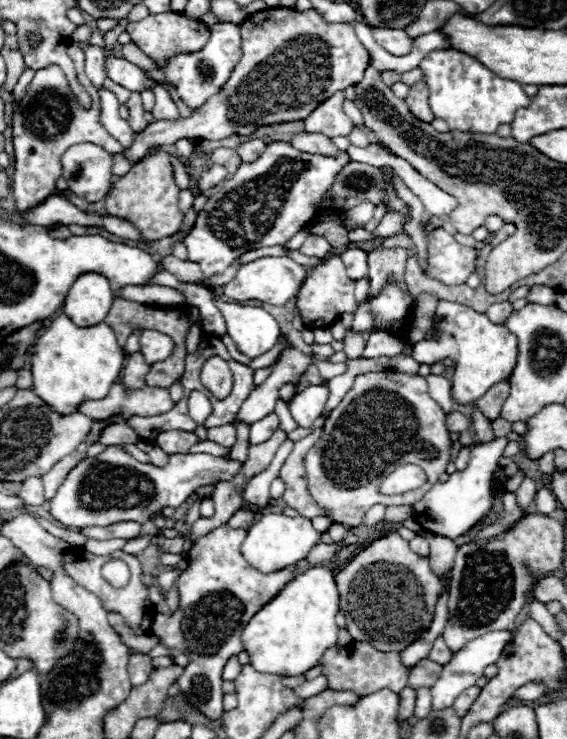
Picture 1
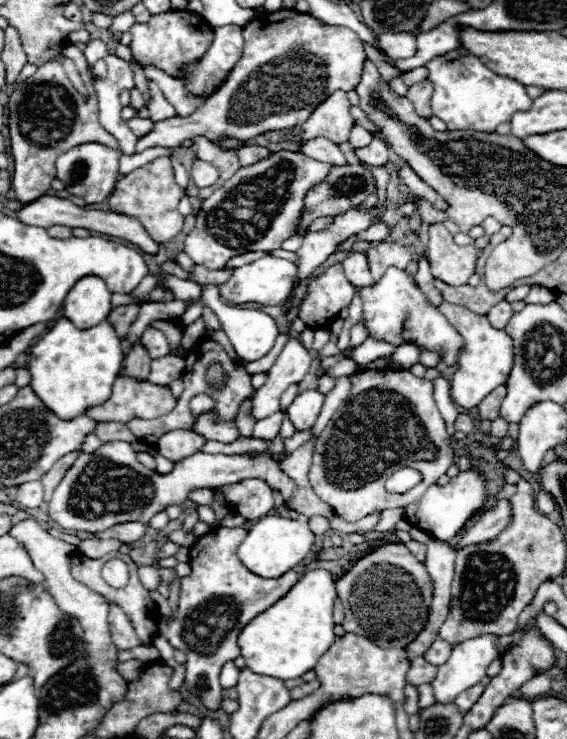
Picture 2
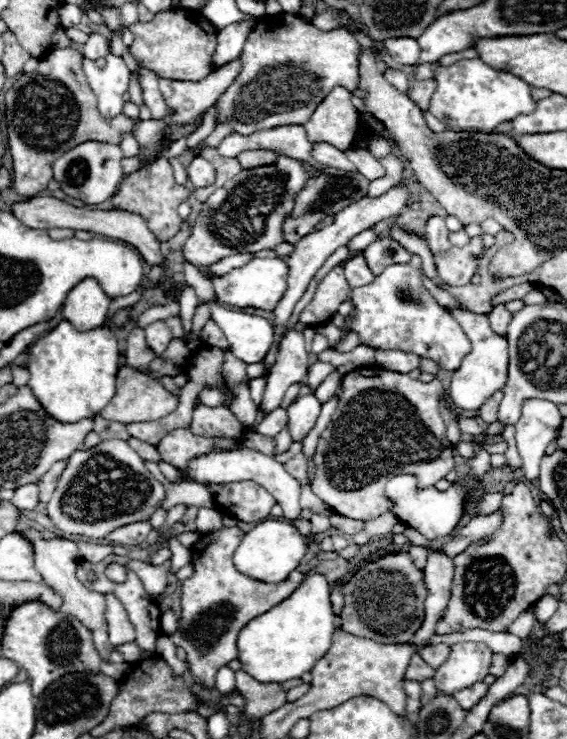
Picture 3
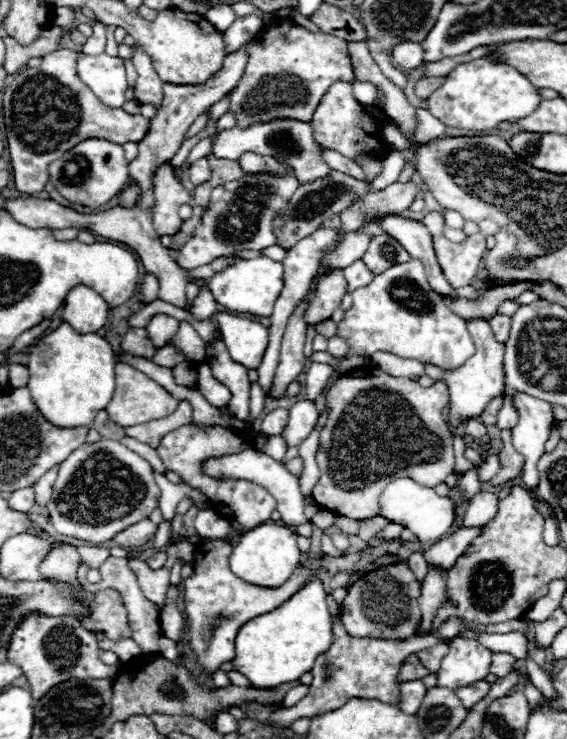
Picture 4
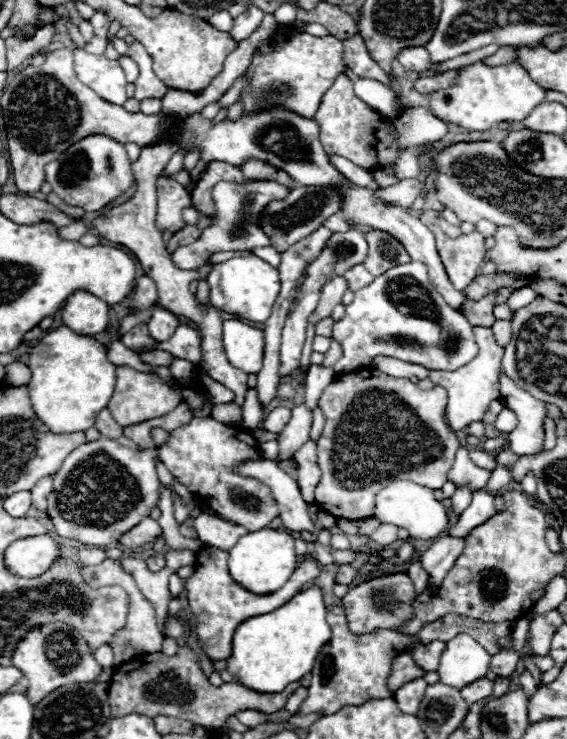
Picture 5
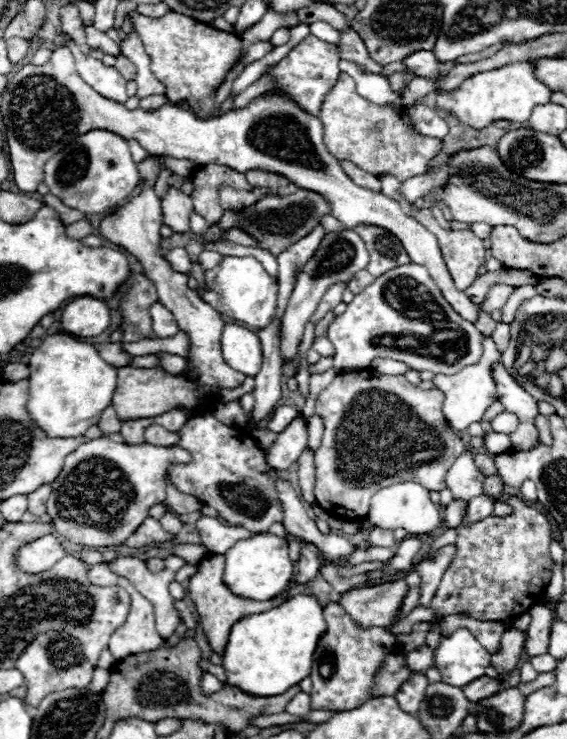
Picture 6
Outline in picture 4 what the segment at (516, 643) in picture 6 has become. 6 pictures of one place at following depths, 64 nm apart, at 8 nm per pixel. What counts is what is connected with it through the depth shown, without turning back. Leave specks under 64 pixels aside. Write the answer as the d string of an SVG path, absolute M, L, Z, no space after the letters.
M498 652L492 656L492 666L490 666L490 672L496 674L496 676L506 676L512 668L514 668L514 662L516 658L510 656L510 654L504 654L504 652Z

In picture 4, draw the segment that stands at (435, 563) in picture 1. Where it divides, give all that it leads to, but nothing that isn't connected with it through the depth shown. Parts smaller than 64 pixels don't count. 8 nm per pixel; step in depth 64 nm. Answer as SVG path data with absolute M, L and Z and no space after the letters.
M434 566L428 568L428 574L422 582L422 598L420 598L422 622L418 628L418 636L426 636L432 630L434 616L446 602L446 582L448 582L448 570L440 570Z

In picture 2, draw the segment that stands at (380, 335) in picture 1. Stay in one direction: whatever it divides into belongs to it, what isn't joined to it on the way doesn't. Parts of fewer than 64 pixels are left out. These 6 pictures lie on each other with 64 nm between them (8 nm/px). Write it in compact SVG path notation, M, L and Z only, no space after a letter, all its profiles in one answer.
M366 338L356 350L354 350L354 362L360 366L360 364L368 364L376 358L382 358L382 356L392 356L396 350L394 344L388 344L384 340L374 340L374 338Z

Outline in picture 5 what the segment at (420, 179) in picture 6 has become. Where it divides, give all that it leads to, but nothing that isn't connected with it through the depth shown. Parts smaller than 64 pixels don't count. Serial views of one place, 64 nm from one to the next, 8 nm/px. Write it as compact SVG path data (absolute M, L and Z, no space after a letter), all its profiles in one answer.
M410 178L410 180L400 180L398 184L392 184L388 188L374 190L374 196L380 198L384 204L410 208L412 202L420 196L420 192L422 192L422 184L416 178Z

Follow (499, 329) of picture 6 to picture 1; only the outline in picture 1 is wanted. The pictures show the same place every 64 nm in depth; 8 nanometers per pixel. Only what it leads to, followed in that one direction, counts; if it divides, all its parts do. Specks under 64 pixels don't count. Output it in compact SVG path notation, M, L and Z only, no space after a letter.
M496 302L496 304L488 306L486 314L488 314L488 318L490 318L492 322L504 324L506 318L512 314L512 304L510 304L510 302Z

